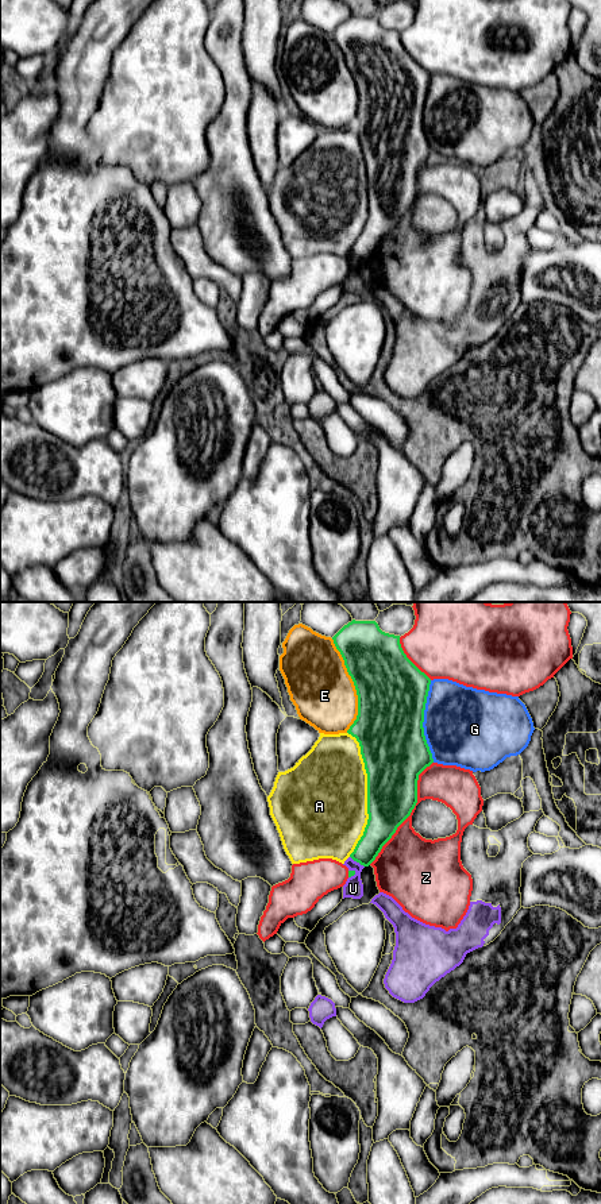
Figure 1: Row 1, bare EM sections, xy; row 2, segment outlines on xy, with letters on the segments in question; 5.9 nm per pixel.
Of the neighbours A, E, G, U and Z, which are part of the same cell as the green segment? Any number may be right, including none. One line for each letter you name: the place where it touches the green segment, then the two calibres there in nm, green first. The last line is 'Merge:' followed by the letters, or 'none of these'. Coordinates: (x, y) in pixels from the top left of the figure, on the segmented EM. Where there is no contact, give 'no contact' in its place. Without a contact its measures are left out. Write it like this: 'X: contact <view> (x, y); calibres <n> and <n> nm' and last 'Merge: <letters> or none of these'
Merge: none of these

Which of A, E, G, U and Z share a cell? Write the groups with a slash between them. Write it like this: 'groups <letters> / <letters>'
groups A / E / G / U / Z

